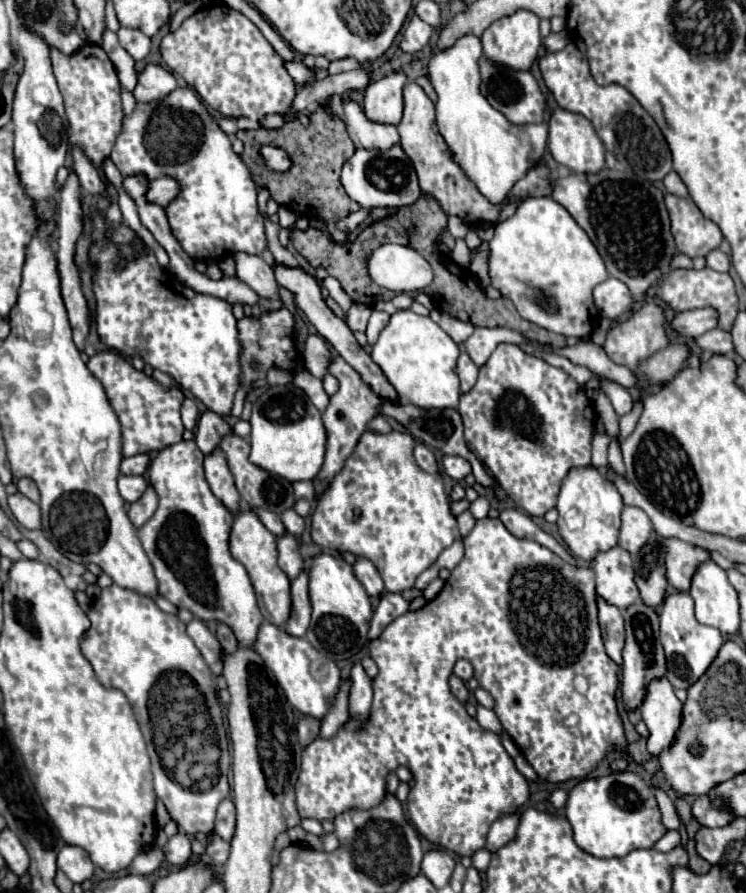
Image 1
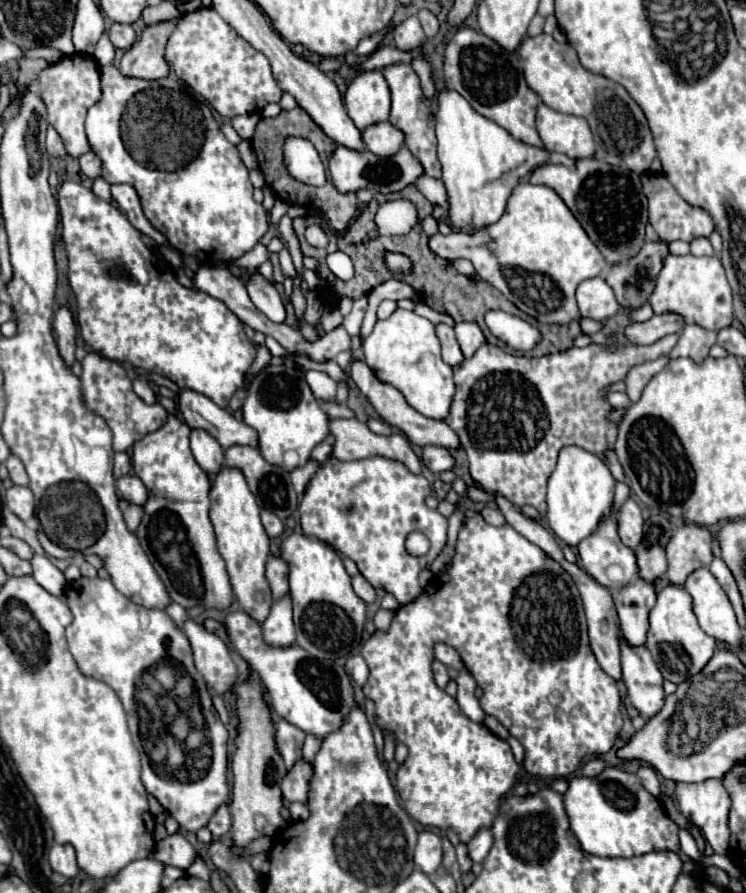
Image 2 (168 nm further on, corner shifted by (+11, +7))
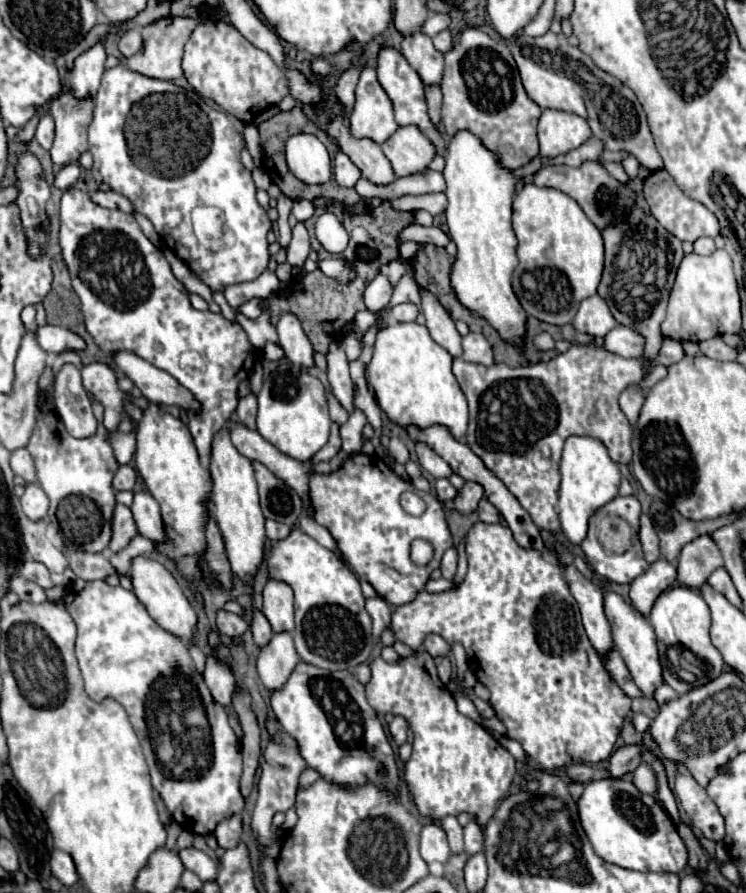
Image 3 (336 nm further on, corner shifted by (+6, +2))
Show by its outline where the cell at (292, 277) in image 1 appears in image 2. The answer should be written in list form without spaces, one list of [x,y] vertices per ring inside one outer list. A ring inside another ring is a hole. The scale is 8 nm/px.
[[[354,359],[354,361],[350,363],[350,379],[352,379],[352,383],[368,397],[368,401],[374,405],[374,409],[378,411],[378,415],[380,415],[386,423],[390,423],[392,427],[400,429],[412,443],[416,443],[416,445],[420,445],[420,447],[424,447],[424,445],[442,445],[442,447],[446,447],[446,449],[452,449],[452,447],[458,447],[458,445],[460,445],[458,435],[456,435],[444,421],[428,419],[428,417],[420,415],[418,411],[414,411],[414,409],[406,403],[406,399],[402,397],[402,393],[400,393],[396,387],[380,381],[380,379],[374,375],[374,371],[372,371],[364,361]]]

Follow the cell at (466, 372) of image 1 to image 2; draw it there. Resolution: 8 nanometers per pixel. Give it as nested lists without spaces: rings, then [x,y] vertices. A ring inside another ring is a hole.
[[[438,323],[436,325],[436,333],[438,333],[438,339],[442,343],[442,359],[450,365],[450,367],[460,367],[462,361],[464,361],[464,355],[460,351],[460,345],[456,341],[456,335],[454,335],[454,329],[444,325],[444,323]]]

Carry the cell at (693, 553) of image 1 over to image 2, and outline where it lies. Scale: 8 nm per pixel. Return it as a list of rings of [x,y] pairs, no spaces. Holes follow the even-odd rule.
[[[684,525],[674,531],[666,545],[668,559],[668,579],[674,585],[684,585],[686,577],[700,569],[708,567],[714,559],[712,555],[712,535],[700,525]]]

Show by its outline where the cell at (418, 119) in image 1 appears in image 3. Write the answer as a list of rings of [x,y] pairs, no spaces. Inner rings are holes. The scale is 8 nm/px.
[[[383,46],[379,50],[379,58],[377,58],[377,78],[379,78],[379,84],[383,86],[383,90],[387,92],[389,100],[393,102],[393,110],[395,110],[395,120],[399,126],[405,126],[405,124],[415,124],[419,126],[437,146],[439,154],[443,152],[445,148],[445,142],[441,138],[441,132],[435,130],[435,126],[431,124],[429,116],[427,116],[427,104],[425,104],[425,96],[423,96],[423,82],[419,78],[419,74],[411,68],[411,64],[405,60],[405,56],[395,50],[395,48],[389,48],[389,46]]]

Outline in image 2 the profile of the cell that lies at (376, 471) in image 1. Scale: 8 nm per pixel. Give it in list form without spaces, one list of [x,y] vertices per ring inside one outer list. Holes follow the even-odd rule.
[[[328,457],[312,475],[298,505],[300,525],[304,535],[316,537],[340,555],[350,557],[374,589],[384,589],[392,593],[400,605],[406,605],[422,593],[418,573],[430,565],[446,545],[448,521],[438,511],[426,507],[424,499],[430,493],[428,479],[422,473],[410,473],[400,461],[386,457],[340,461]],[[414,531],[424,533],[430,541],[430,551],[422,557],[410,555],[404,545],[406,537]]]

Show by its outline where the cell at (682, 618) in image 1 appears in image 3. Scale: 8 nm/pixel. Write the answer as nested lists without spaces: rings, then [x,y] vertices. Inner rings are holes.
[[[675,586],[661,592],[649,612],[649,620],[657,634],[663,680],[679,696],[687,694],[693,688],[705,686],[707,682],[715,680],[723,672],[725,662],[709,638],[709,628],[711,628],[709,606],[703,600],[699,590],[693,590],[687,586]]]

